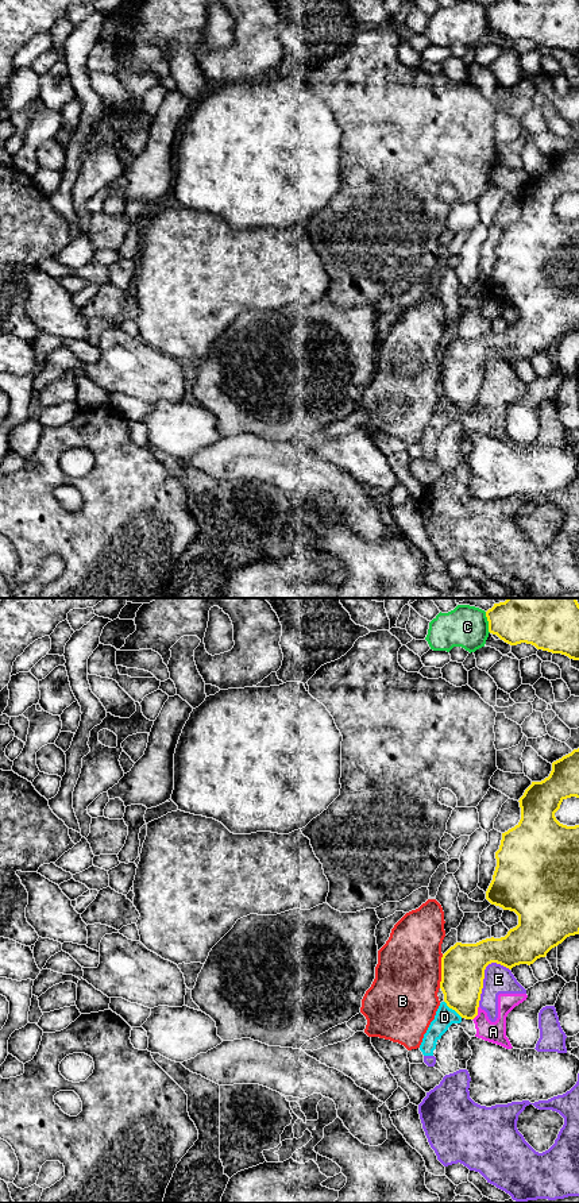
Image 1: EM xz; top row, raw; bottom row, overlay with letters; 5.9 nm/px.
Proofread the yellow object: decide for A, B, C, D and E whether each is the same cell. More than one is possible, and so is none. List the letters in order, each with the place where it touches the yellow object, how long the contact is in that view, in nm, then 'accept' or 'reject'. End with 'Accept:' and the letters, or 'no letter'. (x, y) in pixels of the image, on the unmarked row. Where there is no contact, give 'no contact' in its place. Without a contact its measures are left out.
A: xz (477, 408) | 90 nm | reject
B: xz (442, 366) | 200 nm | reject
C: xz (489, 18) | 130 nm | reject
D: xz (452, 404) | 150 nm | reject
E: xz (483, 371) | 300 nm | reject
Accept: no letter

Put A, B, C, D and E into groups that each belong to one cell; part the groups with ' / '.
A D E / B / C

